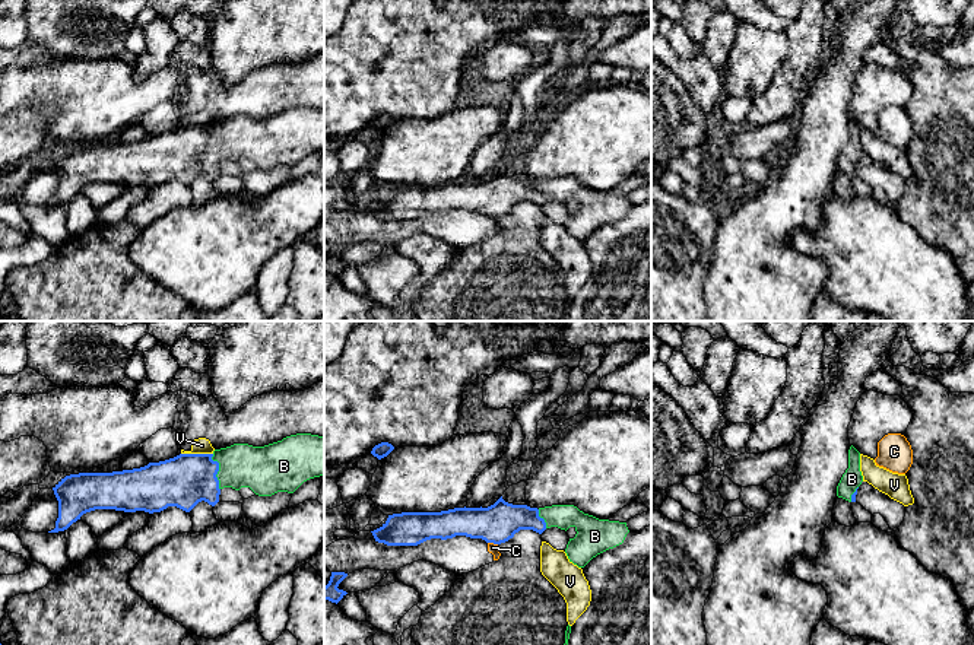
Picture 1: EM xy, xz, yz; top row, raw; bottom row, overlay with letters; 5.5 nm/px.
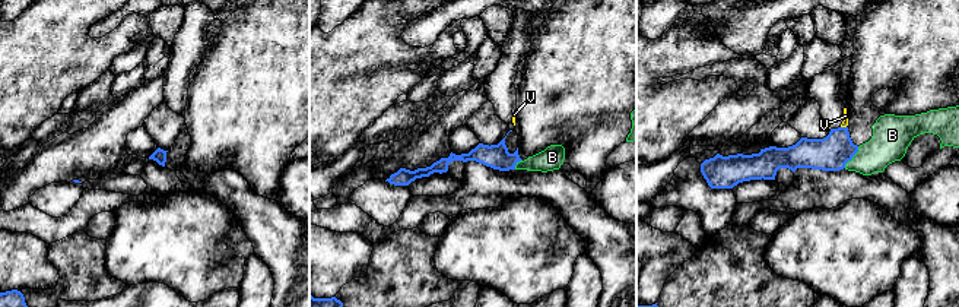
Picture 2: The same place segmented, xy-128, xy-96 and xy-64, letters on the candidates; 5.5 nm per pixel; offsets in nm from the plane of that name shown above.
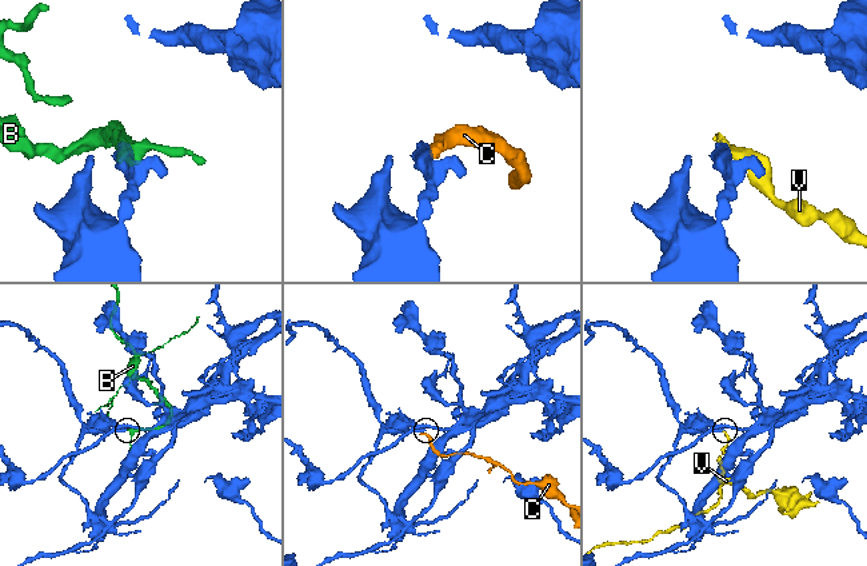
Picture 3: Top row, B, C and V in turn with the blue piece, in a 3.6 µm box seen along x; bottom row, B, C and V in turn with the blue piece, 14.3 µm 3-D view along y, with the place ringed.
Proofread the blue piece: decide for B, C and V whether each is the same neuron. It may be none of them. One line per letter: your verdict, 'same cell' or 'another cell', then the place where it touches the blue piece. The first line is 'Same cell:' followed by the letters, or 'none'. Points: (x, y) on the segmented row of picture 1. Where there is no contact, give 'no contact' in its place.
Same cell: B
B: same cell; contact xy (218, 470)
C: another cell; contact xz (492, 542)
V: another cell; contact xy (197, 454)

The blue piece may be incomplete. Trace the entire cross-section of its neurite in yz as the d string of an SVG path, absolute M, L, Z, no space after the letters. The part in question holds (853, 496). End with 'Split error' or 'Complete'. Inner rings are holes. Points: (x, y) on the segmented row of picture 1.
M851 445L848 449L848 468L837 486L837 496L848 502L856 502L857 487L862 482L860 452Z. Split error

